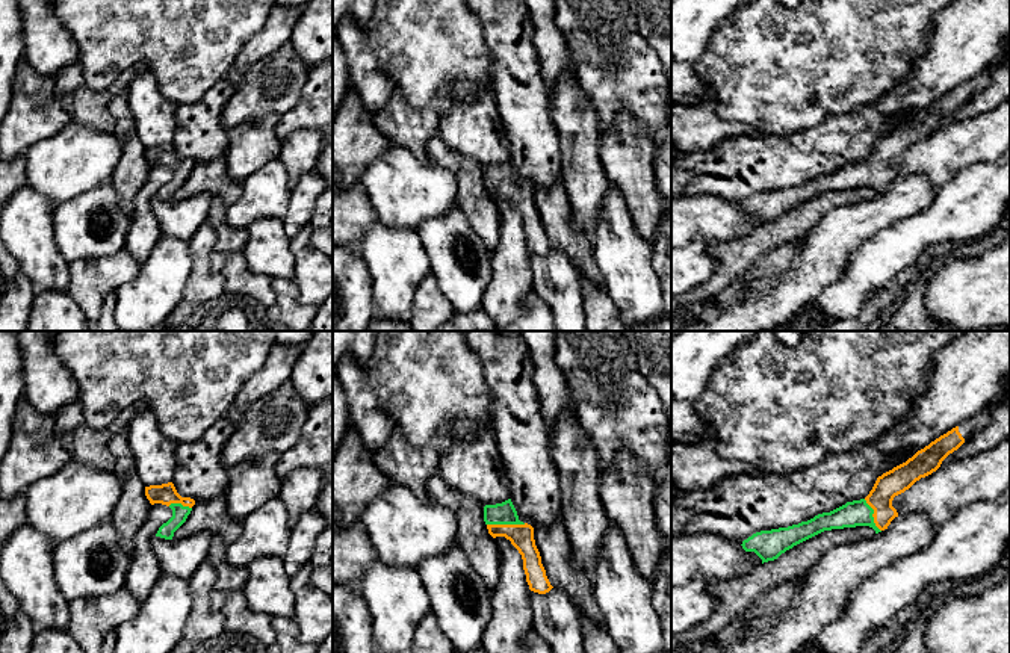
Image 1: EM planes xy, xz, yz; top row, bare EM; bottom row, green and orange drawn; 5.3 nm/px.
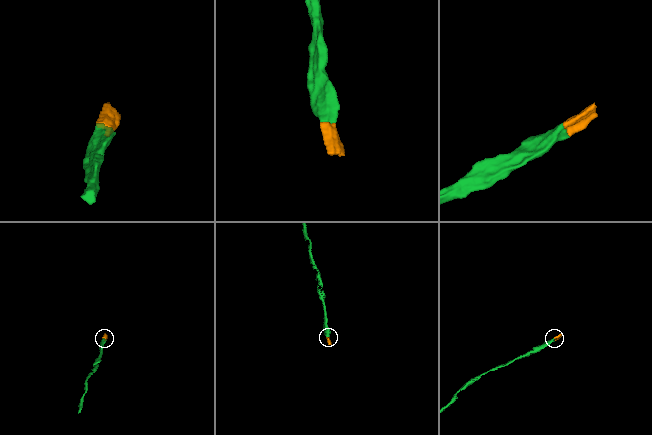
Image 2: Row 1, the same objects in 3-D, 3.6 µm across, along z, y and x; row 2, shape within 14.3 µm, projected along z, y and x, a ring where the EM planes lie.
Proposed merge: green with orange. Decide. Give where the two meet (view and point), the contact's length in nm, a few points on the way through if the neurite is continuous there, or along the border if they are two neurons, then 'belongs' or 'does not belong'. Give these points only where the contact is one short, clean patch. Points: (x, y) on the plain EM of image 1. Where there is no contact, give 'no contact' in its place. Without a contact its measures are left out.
contact xz (505, 185); length 200 nm; way xz (504, 174), (505, 185), (520, 197); belongs

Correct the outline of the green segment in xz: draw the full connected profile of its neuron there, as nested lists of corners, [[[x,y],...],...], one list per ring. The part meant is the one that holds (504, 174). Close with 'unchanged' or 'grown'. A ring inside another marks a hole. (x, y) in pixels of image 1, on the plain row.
[[[511,160],[496,166],[485,166],[484,183],[493,200],[505,198],[519,212],[529,251],[538,255],[549,254],[553,248],[546,237],[535,207],[534,189],[519,181]]]; grown

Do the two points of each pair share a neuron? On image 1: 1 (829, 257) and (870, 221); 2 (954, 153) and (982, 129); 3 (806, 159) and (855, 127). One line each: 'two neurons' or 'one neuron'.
1: one neuron
2: one neuron
3: one neuron

